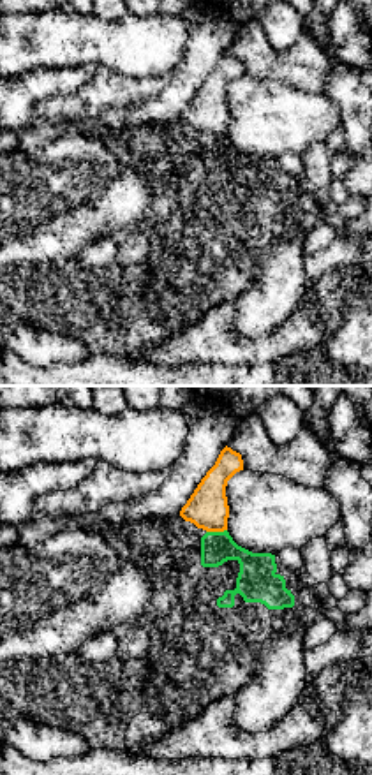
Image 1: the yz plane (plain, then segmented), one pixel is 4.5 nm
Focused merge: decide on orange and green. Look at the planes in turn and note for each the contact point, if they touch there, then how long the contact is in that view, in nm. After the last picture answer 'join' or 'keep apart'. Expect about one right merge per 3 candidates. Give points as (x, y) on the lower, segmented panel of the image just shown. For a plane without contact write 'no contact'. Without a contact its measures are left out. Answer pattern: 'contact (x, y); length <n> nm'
contact (215, 531); length 100 nm

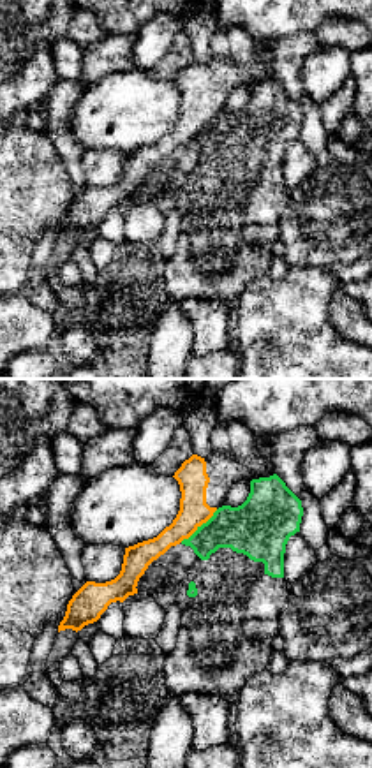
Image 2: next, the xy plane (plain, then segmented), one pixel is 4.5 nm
contact (198, 525); length 220 nm

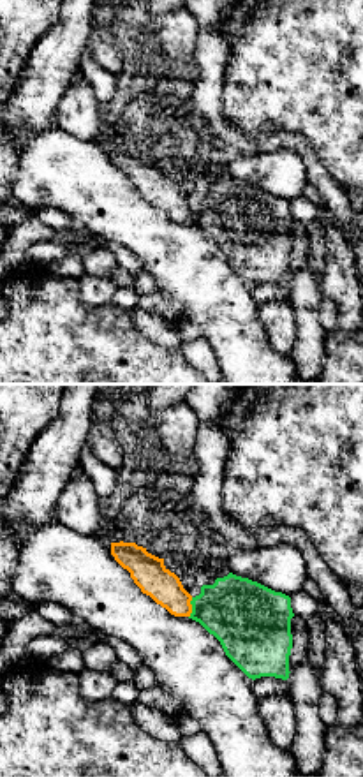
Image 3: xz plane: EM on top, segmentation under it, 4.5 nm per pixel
contact (191, 608); length 100 nm

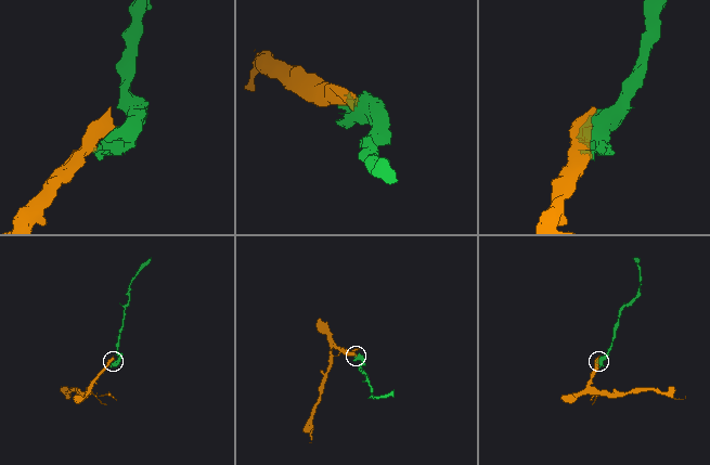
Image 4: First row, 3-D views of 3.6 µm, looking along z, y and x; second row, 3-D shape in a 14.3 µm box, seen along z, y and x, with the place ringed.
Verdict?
keep apart

